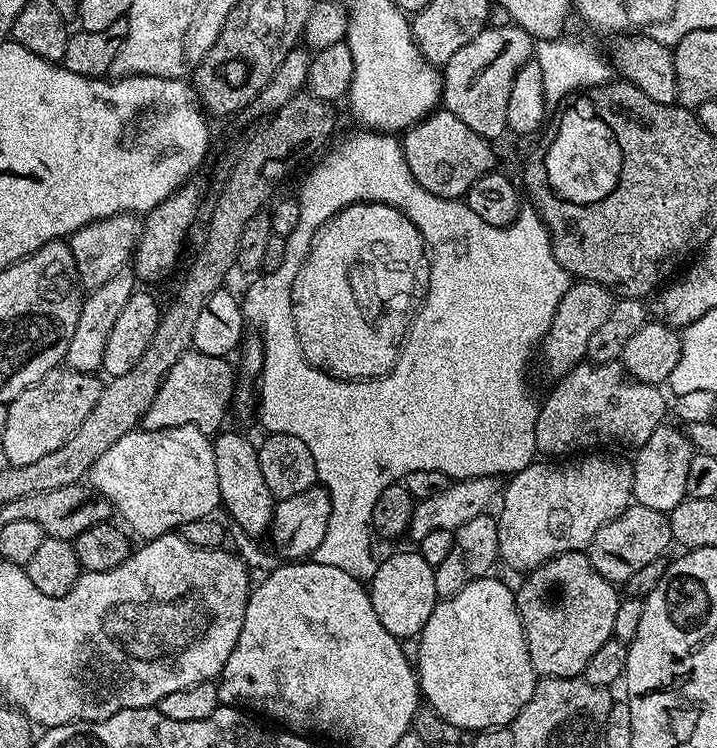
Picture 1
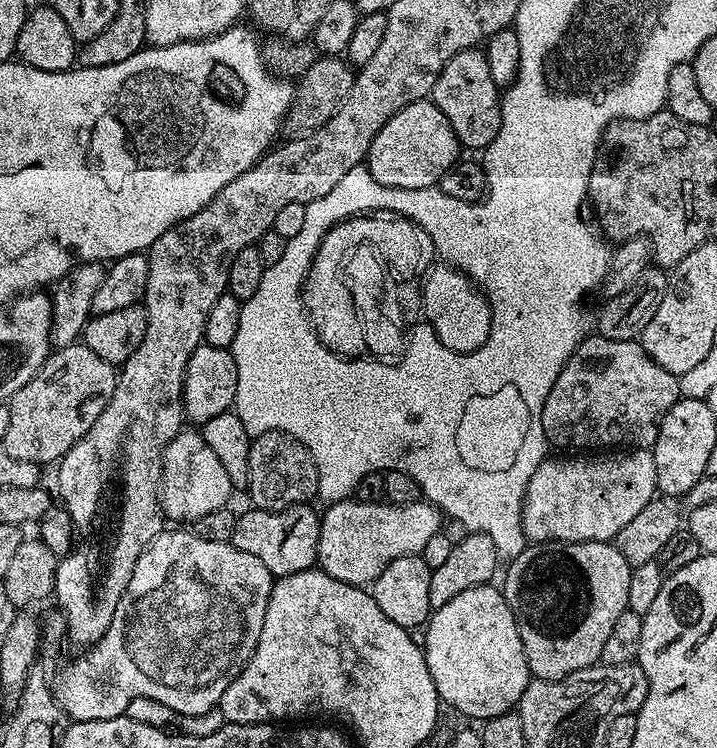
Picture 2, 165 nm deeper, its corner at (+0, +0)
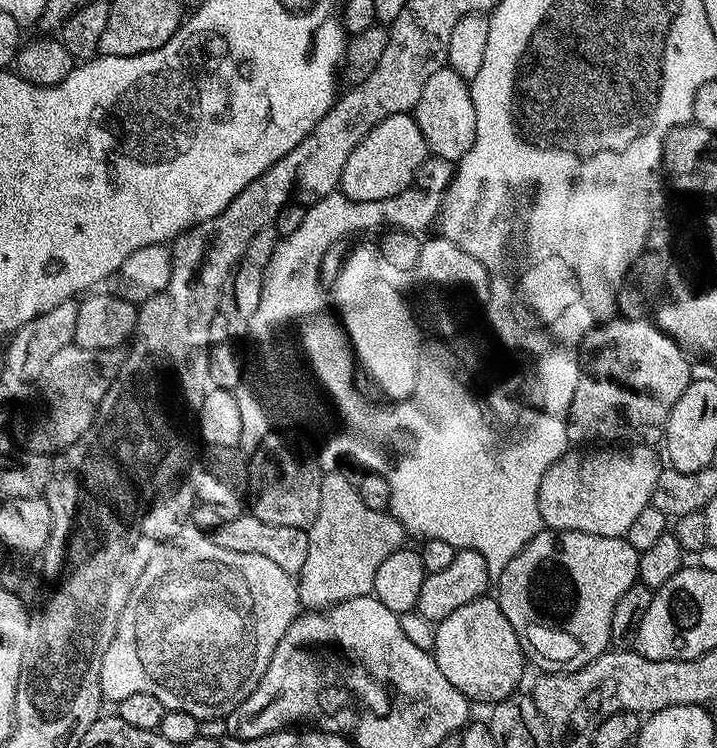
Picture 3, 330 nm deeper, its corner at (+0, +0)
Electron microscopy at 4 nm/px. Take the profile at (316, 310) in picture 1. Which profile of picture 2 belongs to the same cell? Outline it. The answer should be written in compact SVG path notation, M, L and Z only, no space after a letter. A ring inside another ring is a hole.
M365 214L340 221L332 226L322 238L312 264L308 267L302 295L304 310L308 313L308 318L312 321L320 341L332 352L349 358L359 357L365 351L365 346L362 321L352 301L352 295L344 284L342 256L345 254L345 249L351 249L353 245L363 241L381 244L383 248L388 248L388 252L396 252L402 258L420 256L419 267L424 270L432 268L434 264L434 249L423 225L418 225L402 216Z

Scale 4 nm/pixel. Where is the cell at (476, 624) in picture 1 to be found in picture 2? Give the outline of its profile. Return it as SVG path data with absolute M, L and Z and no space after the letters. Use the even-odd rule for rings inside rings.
M489 582L474 586L470 590L462 590L458 598L450 598L446 606L435 609L423 629L425 632L422 647L426 666L430 670L430 678L434 678L434 686L441 701L447 707L449 704L454 711L461 712L472 720L480 720L479 722L487 722L513 711L519 705L530 679L516 616L512 613L512 607L509 606L503 591L494 585L495 583Z

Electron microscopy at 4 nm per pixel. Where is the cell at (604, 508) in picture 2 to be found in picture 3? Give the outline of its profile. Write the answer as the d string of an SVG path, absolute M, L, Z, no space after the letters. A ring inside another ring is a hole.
M628 446L624 452L588 452L592 450L569 450L542 478L538 492L540 518L545 529L554 532L585 532L599 536L627 537L634 518L642 514L652 502L654 486L662 471L662 460L656 457L652 446Z

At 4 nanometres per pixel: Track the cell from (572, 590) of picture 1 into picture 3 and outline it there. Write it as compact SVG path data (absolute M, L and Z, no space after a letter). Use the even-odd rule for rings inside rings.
M551 530L539 532L517 556L510 558L506 570L498 578L498 584L500 584L498 599L502 606L502 614L506 614L510 626L514 626L521 645L526 646L526 652L531 663L533 660L540 667L539 671L541 673L577 672L582 666L594 662L601 654L609 651L612 643L610 618L614 618L614 606L618 606L618 598L622 598L622 594L626 594L626 590L630 590L630 586L637 583L640 575L638 570L639 561L640 553L636 552L634 546L630 546L630 542L623 536L599 536L598 534L586 534L585 532L554 532Z

